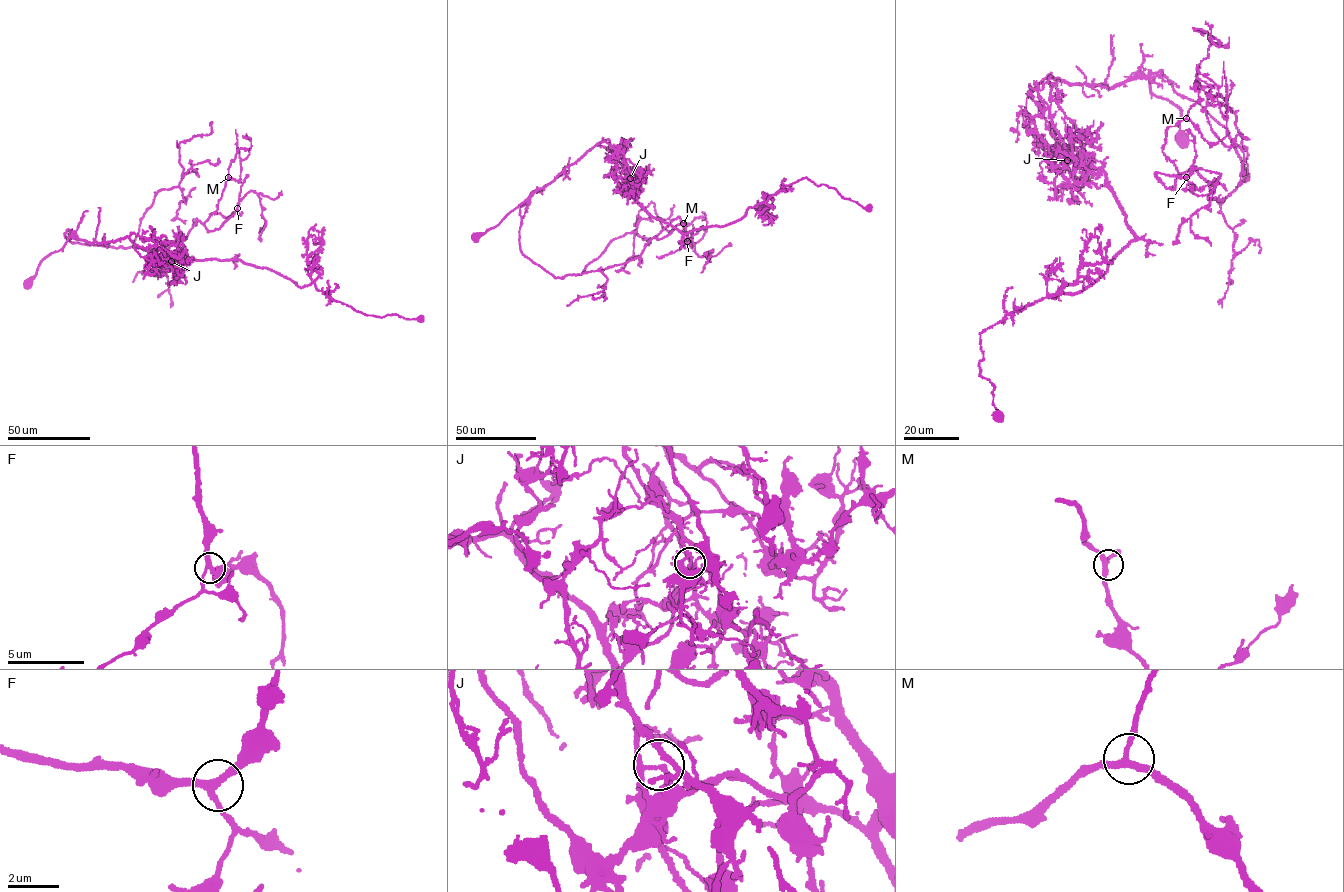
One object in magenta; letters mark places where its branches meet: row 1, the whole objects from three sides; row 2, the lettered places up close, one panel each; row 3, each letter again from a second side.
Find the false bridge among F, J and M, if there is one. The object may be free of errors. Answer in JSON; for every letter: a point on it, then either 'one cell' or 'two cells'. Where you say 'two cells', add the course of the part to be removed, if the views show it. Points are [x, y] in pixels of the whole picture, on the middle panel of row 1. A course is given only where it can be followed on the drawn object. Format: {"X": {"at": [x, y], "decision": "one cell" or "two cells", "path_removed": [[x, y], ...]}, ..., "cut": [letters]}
{"F": {"at": [687, 241], "decision": "one cell"}, "J": {"at": [630, 178], "decision": "two cells", "path_removed": [[630, 178], [623, 191], [683, 233], [737, 221], [750, 208], [804, 178], [871, 208]]}, "M": {"at": [683, 223], "decision": "one cell"}, "cut": ["J"]}

